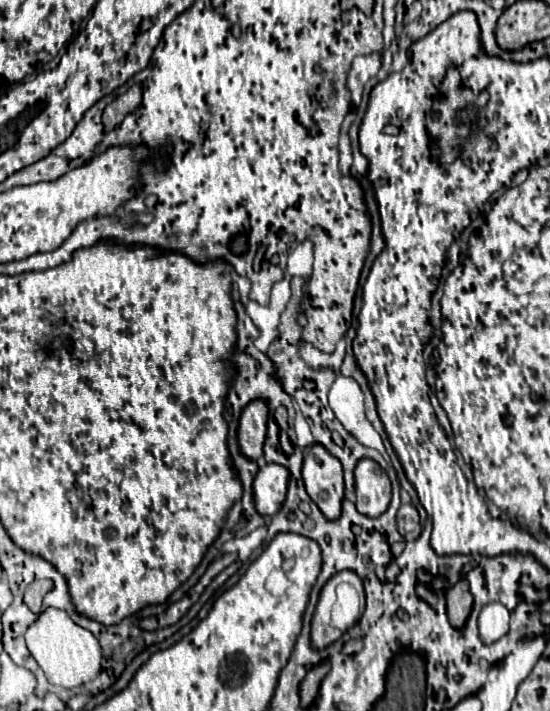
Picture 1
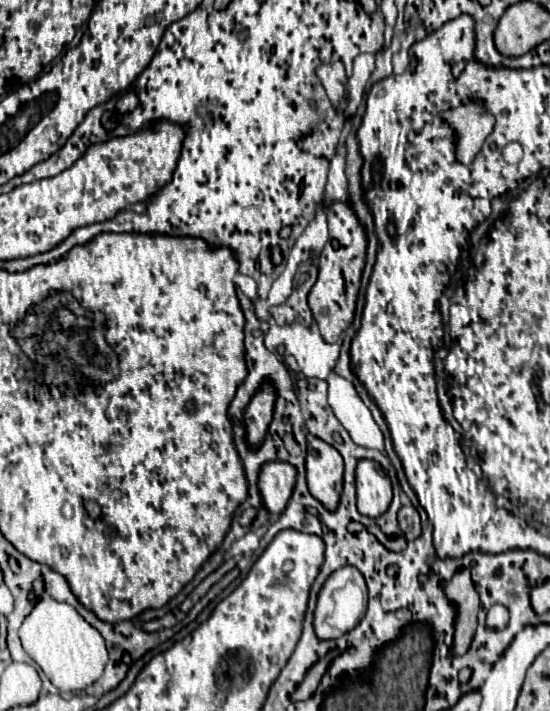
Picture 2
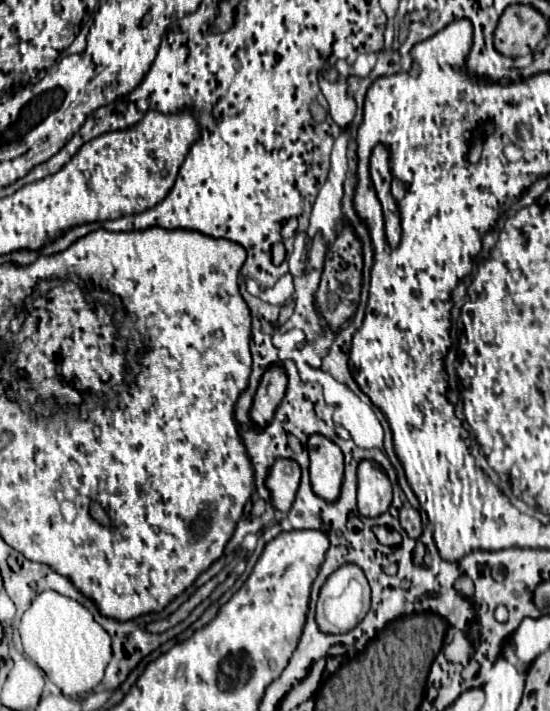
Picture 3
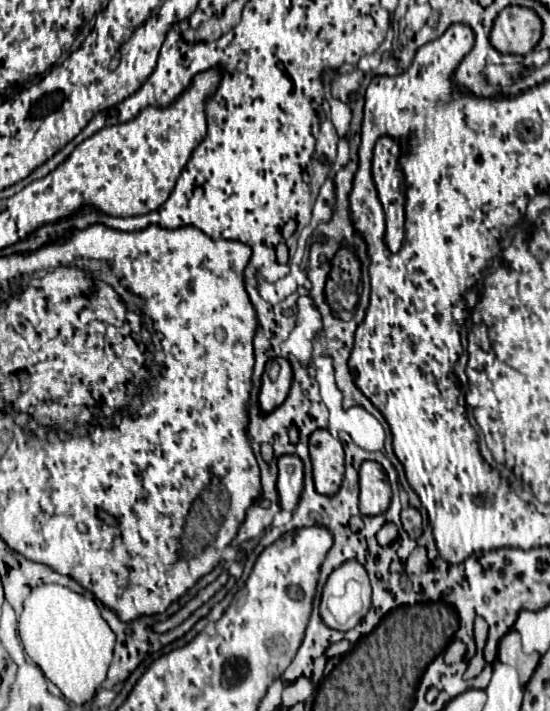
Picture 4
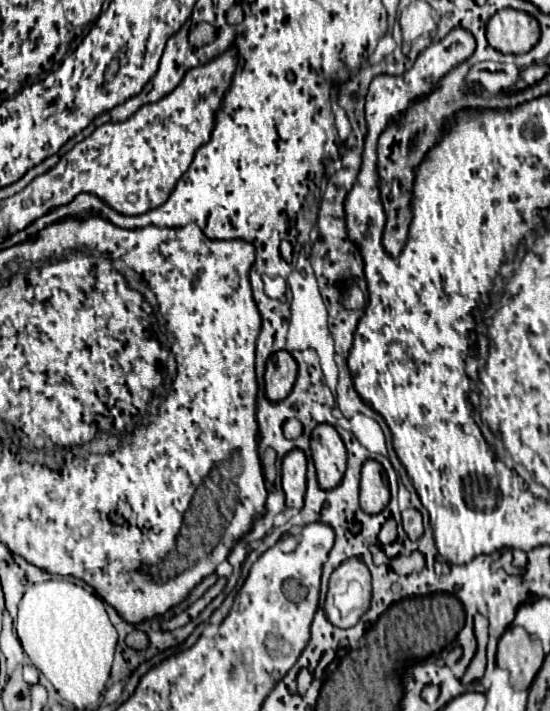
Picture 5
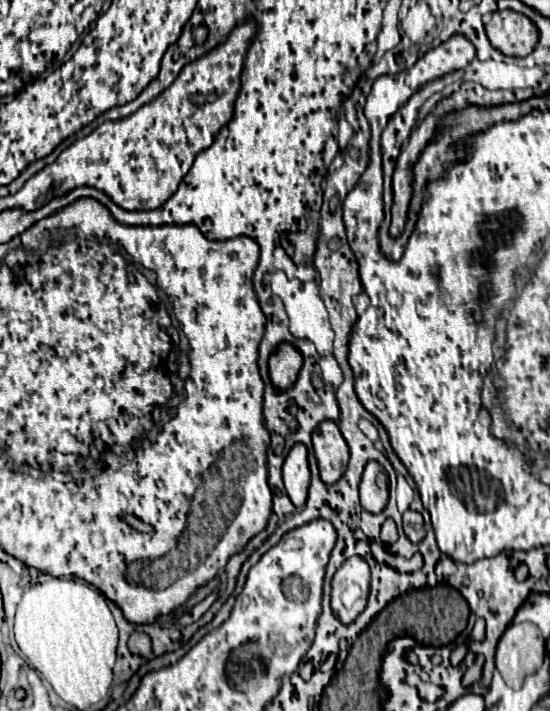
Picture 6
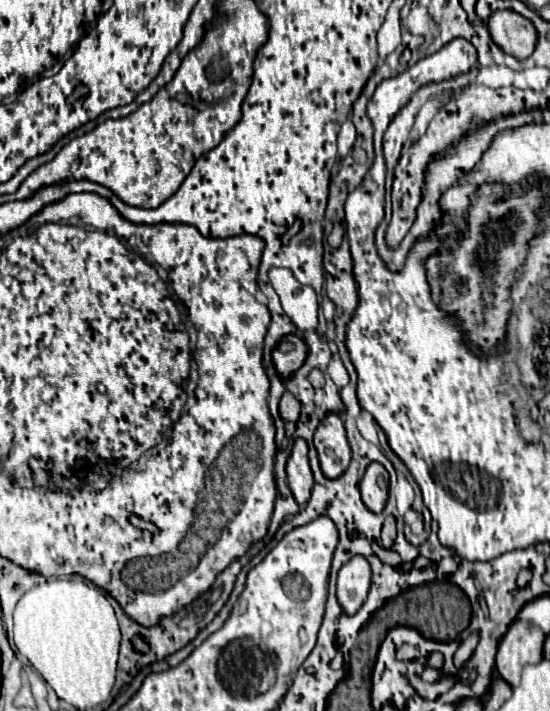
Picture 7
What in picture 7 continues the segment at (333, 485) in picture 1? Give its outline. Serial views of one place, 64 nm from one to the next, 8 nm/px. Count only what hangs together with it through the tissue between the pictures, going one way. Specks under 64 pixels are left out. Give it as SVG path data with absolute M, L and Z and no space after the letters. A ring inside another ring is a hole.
M330 412L320 420L320 426L314 434L314 446L318 450L322 472L328 478L338 478L350 464L350 444L346 438L344 422L338 414Z

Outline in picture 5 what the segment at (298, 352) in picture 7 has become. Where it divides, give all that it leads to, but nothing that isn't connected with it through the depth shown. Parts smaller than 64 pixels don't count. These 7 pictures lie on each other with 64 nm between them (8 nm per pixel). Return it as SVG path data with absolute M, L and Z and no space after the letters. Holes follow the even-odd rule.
M280 350L272 354L266 364L266 396L270 400L282 400L288 396L296 382L298 364L288 350Z

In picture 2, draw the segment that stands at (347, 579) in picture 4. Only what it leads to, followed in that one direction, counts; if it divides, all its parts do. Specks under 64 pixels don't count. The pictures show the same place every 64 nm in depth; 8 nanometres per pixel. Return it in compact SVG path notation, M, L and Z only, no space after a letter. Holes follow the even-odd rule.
M344 566L340 570L332 572L332 576L328 576L328 580L324 582L324 588L318 594L316 612L314 612L316 636L322 640L340 638L342 634L352 630L364 618L366 608L368 608L368 588L366 588L362 572L354 566Z

